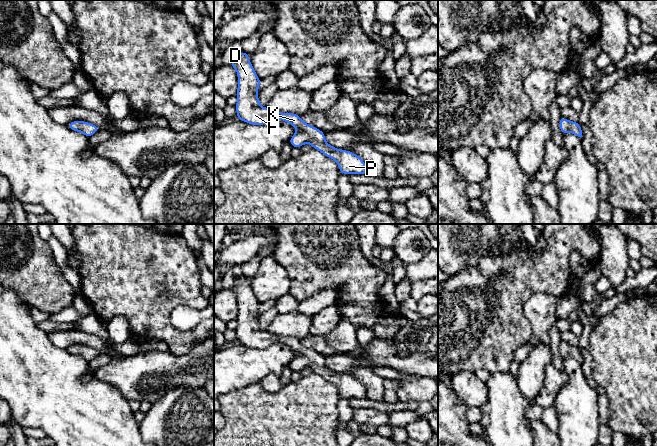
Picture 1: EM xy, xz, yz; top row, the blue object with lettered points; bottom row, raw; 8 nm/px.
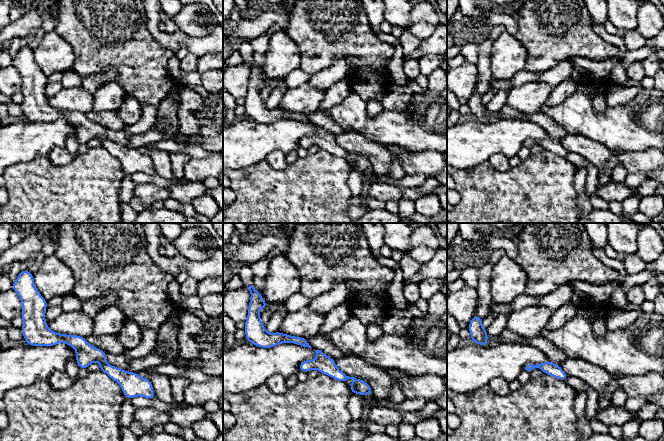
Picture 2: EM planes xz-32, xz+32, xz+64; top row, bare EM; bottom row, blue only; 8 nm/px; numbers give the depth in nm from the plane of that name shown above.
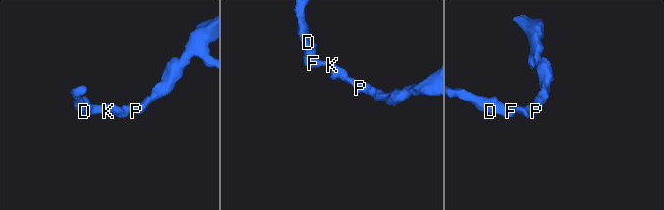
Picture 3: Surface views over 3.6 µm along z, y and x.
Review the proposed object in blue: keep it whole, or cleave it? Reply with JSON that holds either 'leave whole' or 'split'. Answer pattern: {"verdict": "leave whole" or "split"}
{"verdict": "leave whole"}

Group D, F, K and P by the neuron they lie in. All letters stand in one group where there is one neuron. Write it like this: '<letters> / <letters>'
D F K P

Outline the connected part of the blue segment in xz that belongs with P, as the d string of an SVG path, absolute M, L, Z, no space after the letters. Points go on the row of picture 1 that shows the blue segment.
M242 51L235 55L230 66L238 75L235 105L237 119L251 125L265 125L276 119L283 120L298 129L289 140L292 147L300 148L303 144L309 143L314 149L335 160L341 174L367 174L366 164L362 158L351 151L340 150L329 145L325 141L325 133L303 122L301 116L260 106L257 91L261 79L257 76L246 52Z

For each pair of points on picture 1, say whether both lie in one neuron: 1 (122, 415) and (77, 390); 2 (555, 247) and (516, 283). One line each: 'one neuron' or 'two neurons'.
1: one neuron
2: one neuron

